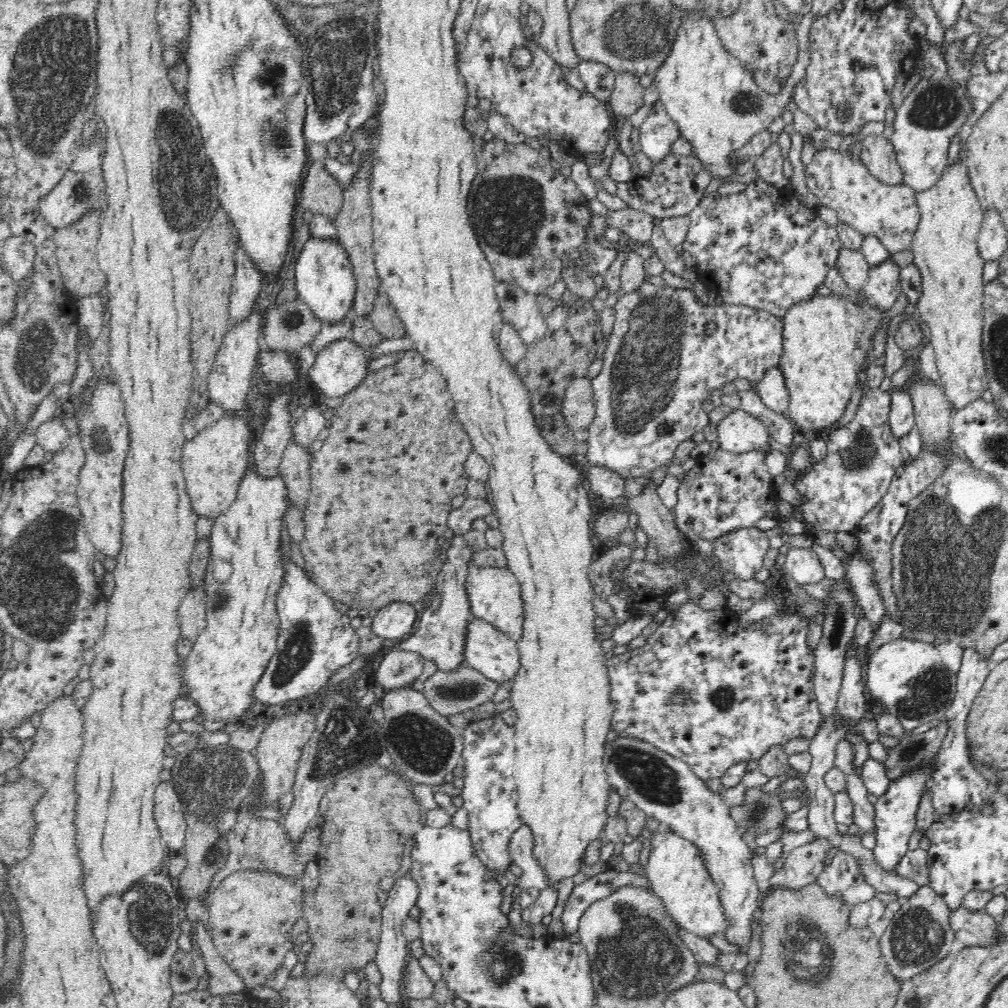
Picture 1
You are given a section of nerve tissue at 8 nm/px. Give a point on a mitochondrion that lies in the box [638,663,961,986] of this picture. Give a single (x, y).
(917, 937)

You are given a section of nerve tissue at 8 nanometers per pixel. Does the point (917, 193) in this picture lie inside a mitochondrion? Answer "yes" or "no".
no

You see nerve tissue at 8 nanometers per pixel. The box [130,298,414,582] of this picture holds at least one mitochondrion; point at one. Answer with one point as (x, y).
(291, 320)

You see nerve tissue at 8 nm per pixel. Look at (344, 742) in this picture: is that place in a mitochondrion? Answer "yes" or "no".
yes

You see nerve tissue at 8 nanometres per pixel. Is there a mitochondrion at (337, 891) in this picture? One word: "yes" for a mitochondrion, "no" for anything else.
yes

